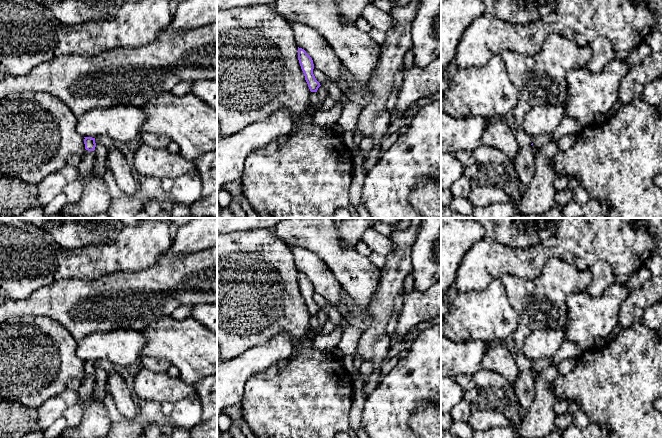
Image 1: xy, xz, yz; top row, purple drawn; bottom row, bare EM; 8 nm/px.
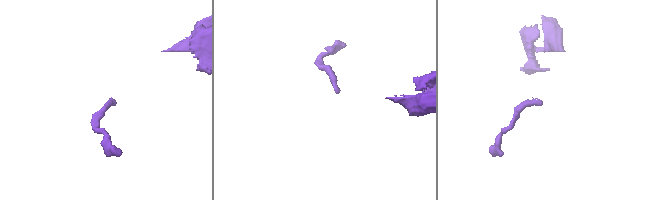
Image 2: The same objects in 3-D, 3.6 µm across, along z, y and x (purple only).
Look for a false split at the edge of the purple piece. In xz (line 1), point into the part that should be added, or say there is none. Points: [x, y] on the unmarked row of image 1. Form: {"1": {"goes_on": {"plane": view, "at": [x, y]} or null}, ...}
{"1": {"goes_on": null}}

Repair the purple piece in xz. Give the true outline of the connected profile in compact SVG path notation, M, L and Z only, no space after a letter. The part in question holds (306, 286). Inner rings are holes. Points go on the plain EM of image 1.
M298 271L298 284L310 315L317 316L321 309L313 298L314 288L312 282L306 277L304 273Z

